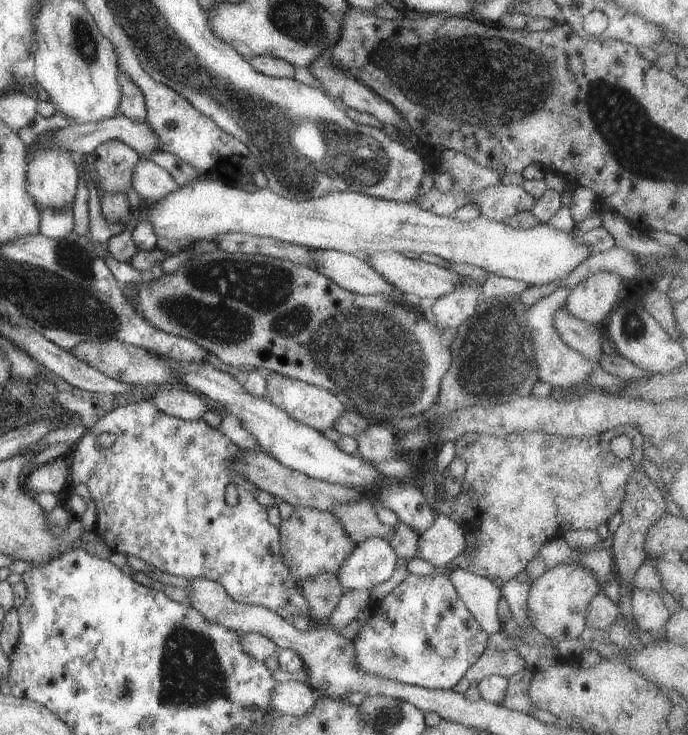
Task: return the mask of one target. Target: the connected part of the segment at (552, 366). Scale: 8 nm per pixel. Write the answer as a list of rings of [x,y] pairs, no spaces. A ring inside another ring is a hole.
[[[559,286],[554,292],[546,295],[542,300],[534,302],[526,310],[526,326],[532,332],[532,348],[534,348],[534,360],[536,360],[536,374],[538,380],[550,384],[554,388],[573,387],[582,380],[586,380],[595,369],[595,363],[582,356],[578,350],[564,344],[558,336],[558,330],[554,326],[554,314],[558,308],[565,306],[565,300],[570,296],[572,288]]]

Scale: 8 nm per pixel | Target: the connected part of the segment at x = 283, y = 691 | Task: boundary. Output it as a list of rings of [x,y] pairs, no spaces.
[[[289,680],[273,687],[270,708],[282,715],[304,716],[321,697],[306,682]]]

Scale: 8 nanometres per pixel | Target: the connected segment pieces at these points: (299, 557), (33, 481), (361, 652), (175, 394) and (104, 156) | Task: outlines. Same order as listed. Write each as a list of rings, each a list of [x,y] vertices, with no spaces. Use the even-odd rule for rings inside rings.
[[[294,506],[294,511],[287,520],[282,520],[280,527],[281,554],[298,585],[306,578],[314,578],[320,572],[336,575],[342,562],[354,552],[356,544],[350,540],[344,526],[335,514],[326,510]]]
[[[60,457],[36,468],[26,478],[23,490],[34,497],[42,492],[58,494],[66,484],[66,475],[69,470],[64,459],[65,457]]]
[[[438,514],[432,526],[422,532],[418,538],[418,554],[434,565],[436,574],[430,576],[408,574],[396,588],[393,588],[381,601],[371,606],[371,616],[368,622],[360,628],[358,636],[352,640],[354,646],[354,660],[360,672],[378,674],[382,678],[396,680],[402,684],[421,686],[427,689],[452,689],[466,670],[484,654],[489,635],[483,630],[478,620],[468,610],[466,604],[458,596],[458,592],[450,580],[450,562],[464,552],[466,531],[463,527],[452,522],[451,518]]]
[[[176,387],[162,391],[158,389],[153,396],[148,393],[146,398],[152,400],[160,412],[186,421],[200,420],[207,411],[206,402],[198,394]]]
[[[108,140],[95,148],[93,154],[99,188],[110,194],[127,193],[132,188],[134,166],[141,158],[139,152],[122,140]]]

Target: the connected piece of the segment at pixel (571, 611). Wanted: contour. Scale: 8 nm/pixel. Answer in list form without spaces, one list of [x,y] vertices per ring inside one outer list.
[[[558,564],[530,581],[528,618],[535,630],[556,642],[579,638],[586,624],[589,602],[602,588],[596,574],[580,564]]]

